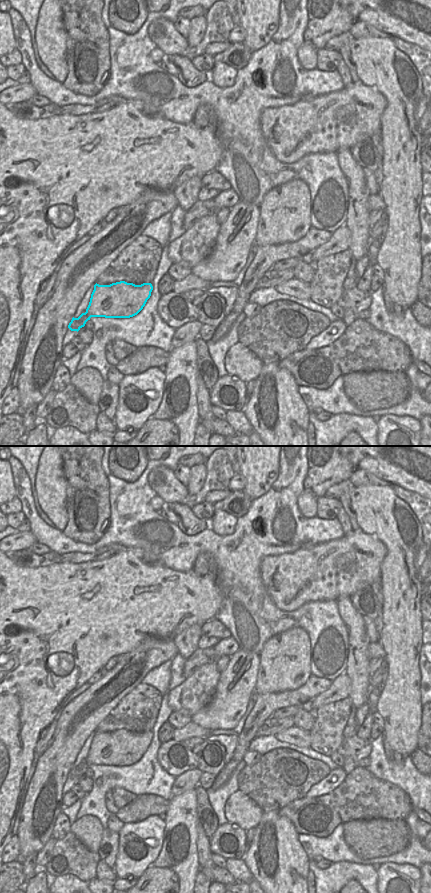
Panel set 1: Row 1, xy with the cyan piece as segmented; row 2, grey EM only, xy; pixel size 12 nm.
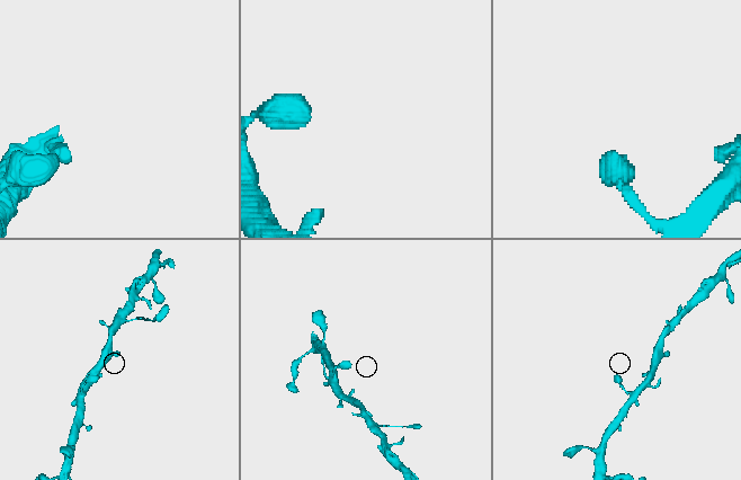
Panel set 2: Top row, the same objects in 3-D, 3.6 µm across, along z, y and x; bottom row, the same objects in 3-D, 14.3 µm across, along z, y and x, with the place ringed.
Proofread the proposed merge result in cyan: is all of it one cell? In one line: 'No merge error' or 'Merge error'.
No merge error.

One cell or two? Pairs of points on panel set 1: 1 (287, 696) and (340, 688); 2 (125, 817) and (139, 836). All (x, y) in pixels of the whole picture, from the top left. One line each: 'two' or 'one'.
1: two
2: two

